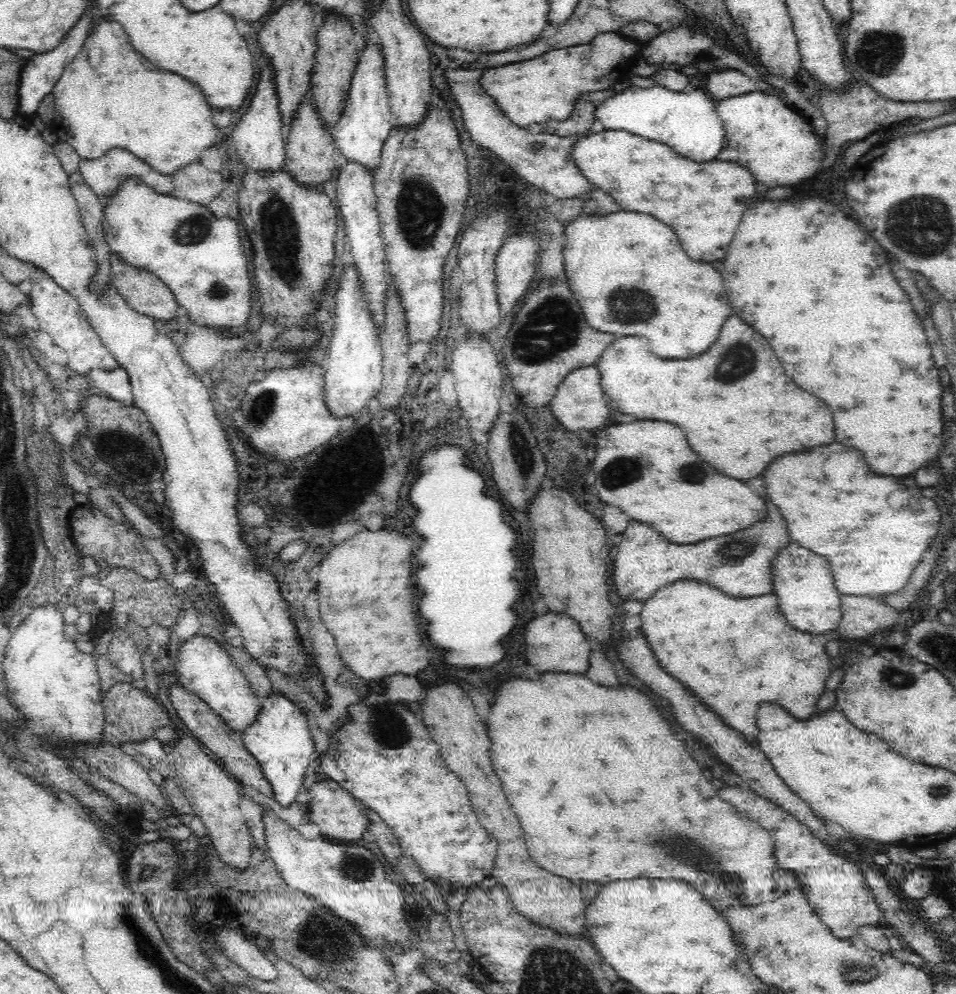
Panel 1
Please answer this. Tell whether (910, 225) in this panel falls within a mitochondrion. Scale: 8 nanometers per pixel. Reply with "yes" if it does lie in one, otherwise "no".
yes

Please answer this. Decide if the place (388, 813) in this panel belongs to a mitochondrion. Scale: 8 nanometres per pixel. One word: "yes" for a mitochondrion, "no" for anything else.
no

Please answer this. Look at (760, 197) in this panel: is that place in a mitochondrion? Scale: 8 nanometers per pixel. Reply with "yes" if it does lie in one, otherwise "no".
no

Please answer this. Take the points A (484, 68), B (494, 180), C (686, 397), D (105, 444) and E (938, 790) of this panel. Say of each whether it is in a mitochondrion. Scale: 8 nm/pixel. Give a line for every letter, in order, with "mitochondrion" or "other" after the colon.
A: other
B: other
C: other
D: other
E: mitochondrion

